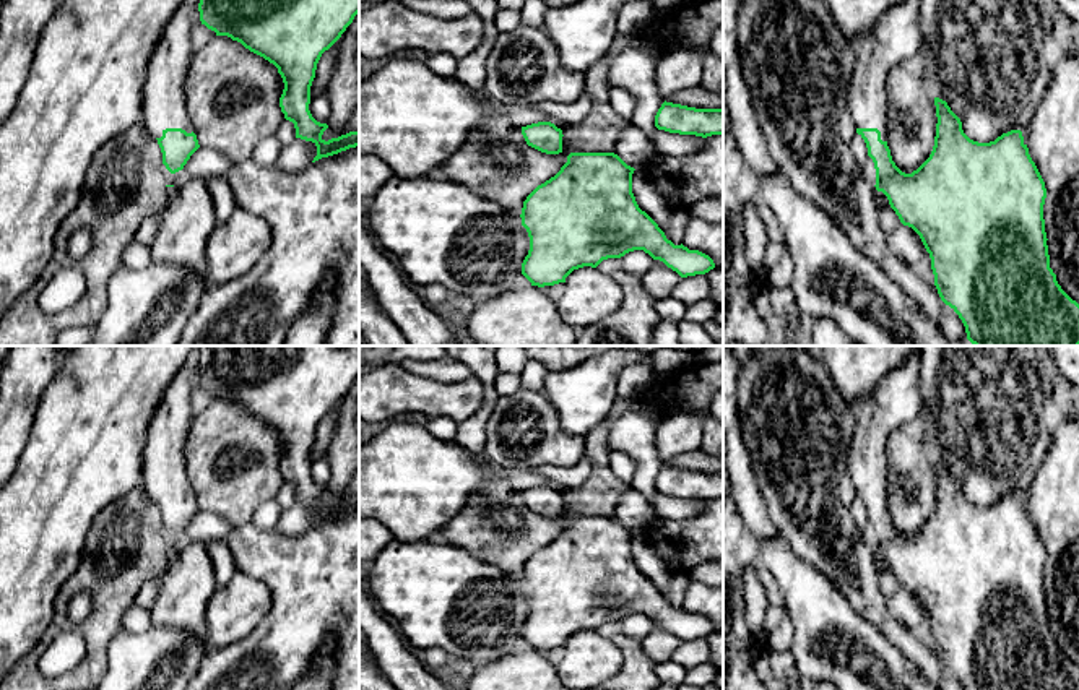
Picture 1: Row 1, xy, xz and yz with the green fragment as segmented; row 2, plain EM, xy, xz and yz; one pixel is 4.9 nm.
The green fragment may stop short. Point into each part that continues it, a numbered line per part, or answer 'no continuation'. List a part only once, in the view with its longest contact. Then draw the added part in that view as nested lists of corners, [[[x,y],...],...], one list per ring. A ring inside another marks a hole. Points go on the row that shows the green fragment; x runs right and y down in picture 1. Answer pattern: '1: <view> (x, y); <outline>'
1: xy (163, 94); [[[184,2],[162,29],[148,62],[143,88],[143,125],[156,138],[166,128],[192,133],[185,110],[184,81],[193,54],[190,6]]]

